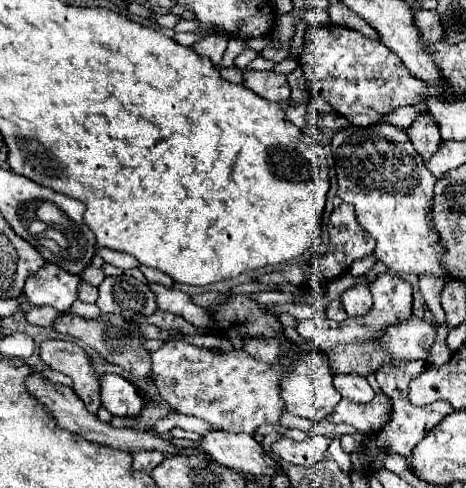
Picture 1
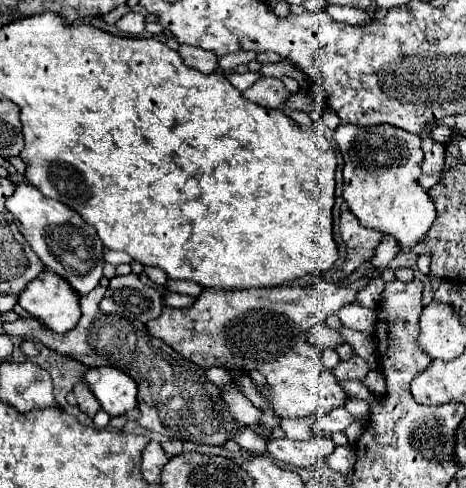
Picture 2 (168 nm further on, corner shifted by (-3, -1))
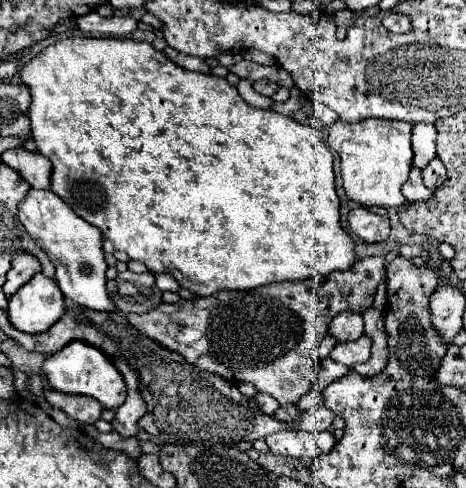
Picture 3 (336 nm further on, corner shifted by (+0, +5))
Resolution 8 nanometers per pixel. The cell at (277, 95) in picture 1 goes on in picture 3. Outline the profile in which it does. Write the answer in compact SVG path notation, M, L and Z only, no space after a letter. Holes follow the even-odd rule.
M261 79L261 81L255 81L255 83L253 83L253 89L255 89L257 93L261 93L261 95L271 97L271 95L275 95L275 91L277 91L277 83L267 81L267 79Z

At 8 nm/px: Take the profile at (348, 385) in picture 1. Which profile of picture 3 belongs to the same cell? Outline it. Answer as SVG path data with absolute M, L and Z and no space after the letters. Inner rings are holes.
M361 335L357 341L339 341L329 357L345 367L365 363L371 357L371 339L367 335Z

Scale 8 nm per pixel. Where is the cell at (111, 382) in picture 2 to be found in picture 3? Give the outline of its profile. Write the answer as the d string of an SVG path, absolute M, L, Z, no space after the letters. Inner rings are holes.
M73 341L73 345L65 345L61 353L53 353L43 363L43 373L49 379L49 385L63 393L77 393L95 397L105 409L117 409L127 399L127 385L117 367L93 345L85 345L85 341Z

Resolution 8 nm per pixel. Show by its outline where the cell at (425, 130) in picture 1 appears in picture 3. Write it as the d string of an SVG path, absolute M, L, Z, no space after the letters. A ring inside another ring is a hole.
M435 157L427 163L427 167L423 167L423 183L433 191L443 181L445 181L445 165L443 161L439 161L439 157Z

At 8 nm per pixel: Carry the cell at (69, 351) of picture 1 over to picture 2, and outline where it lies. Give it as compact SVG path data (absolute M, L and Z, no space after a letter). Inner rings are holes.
M78 383L78 385L72 389L72 393L74 393L76 401L78 401L80 411L86 413L90 419L100 411L100 403L98 403L98 399L92 395L92 391L88 389L88 385Z

